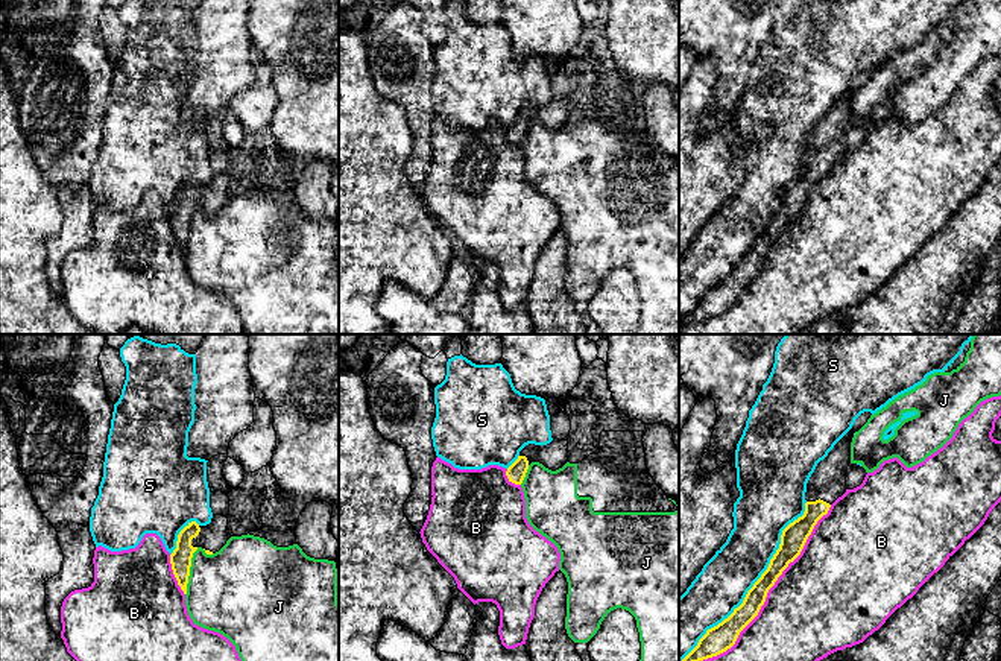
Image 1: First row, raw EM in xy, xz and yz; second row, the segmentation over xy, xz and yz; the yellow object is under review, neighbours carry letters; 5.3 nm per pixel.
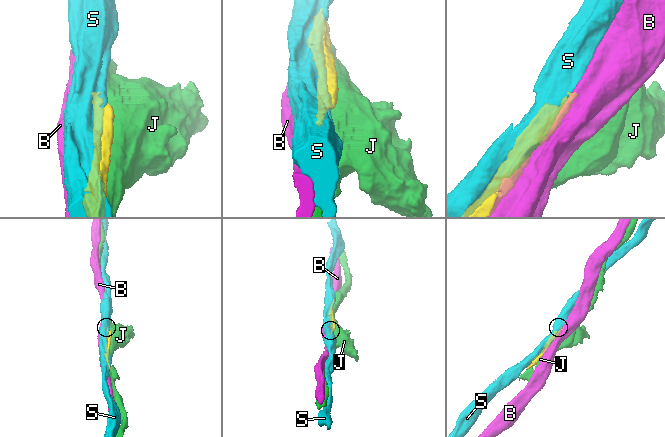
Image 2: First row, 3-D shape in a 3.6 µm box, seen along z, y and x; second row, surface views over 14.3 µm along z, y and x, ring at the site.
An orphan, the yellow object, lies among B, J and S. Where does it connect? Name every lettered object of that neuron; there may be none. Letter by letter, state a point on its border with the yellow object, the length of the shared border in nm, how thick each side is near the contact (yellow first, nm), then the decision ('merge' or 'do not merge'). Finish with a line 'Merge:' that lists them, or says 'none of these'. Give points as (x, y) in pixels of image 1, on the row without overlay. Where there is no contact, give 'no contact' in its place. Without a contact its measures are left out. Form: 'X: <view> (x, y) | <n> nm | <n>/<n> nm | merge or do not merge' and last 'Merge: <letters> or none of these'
B: yz (763, 263) | 1200 nm | 130/480 nm | do not merge
J: xy (189, 231) | 260 nm | 110/460 nm | do not merge
S: yz (754, 243) | 1100 nm | 110/280 nm | do not merge
Merge: none of these

